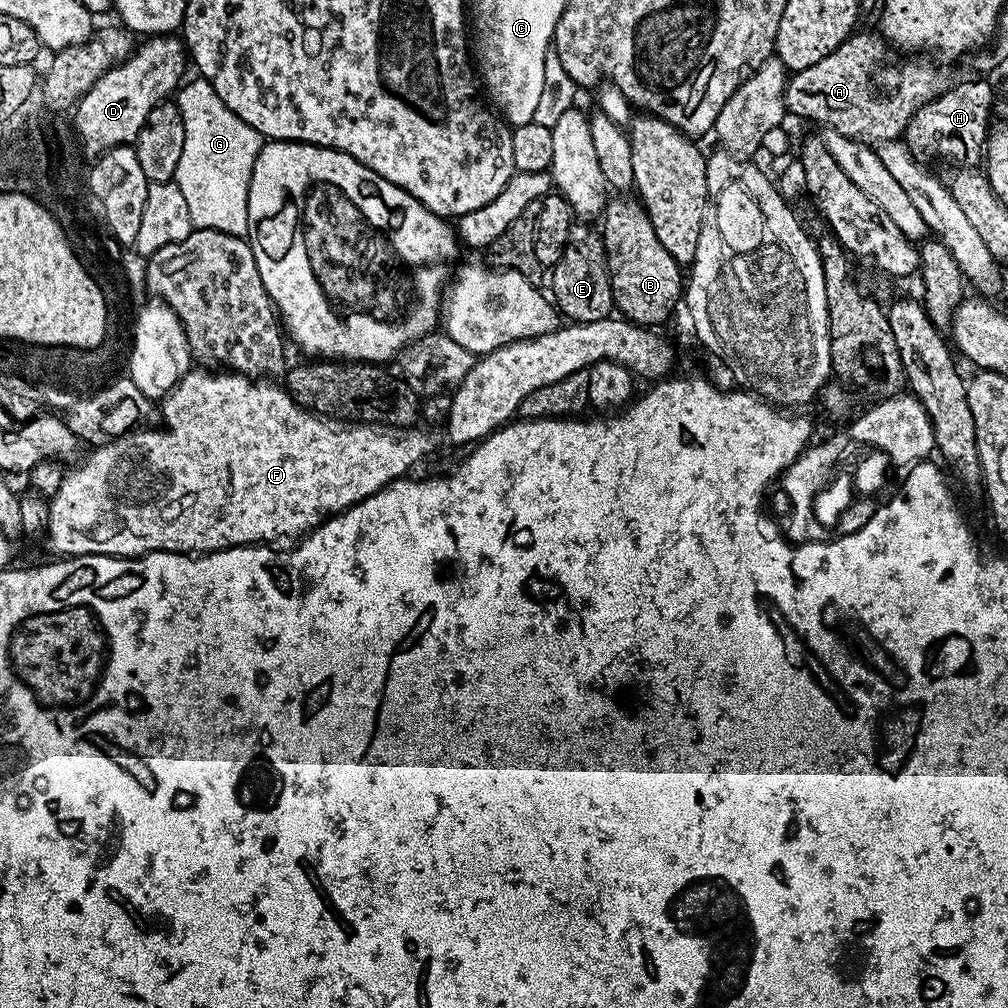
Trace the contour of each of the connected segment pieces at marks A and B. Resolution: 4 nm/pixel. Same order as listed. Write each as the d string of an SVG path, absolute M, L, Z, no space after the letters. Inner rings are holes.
M860 31L848 36L821 61L793 73L787 79L784 105L791 115L818 122L843 137L876 146L884 141L901 139L915 112L954 89L958 78L946 67L936 64L928 57L931 55L920 54L901 66L898 86L886 91L881 100L872 85L872 75L877 68L887 64L890 46L881 33Z
M620 194L609 199L604 205L602 235L604 249L608 259L608 277L612 283L612 302L615 311L623 319L641 326L660 326L663 320L672 316L672 311L682 300L686 288L686 280L682 275L681 265L658 242L658 234L654 234L654 226L639 199Z

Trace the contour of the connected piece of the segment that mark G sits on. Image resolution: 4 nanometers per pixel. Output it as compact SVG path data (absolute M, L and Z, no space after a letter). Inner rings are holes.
M189 79L174 96L182 114L182 126L186 126L186 142L182 142L182 158L178 158L174 183L182 190L182 198L186 198L193 229L209 228L247 237L248 187L254 162L266 140L228 109L208 80L195 79Z

